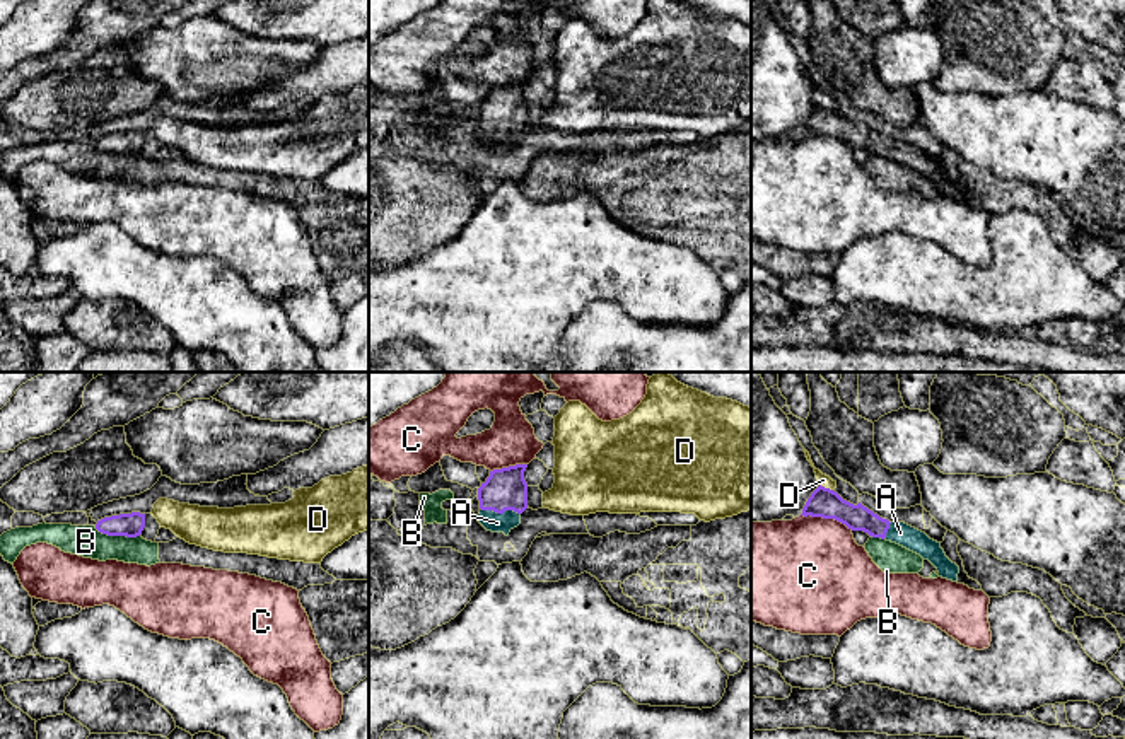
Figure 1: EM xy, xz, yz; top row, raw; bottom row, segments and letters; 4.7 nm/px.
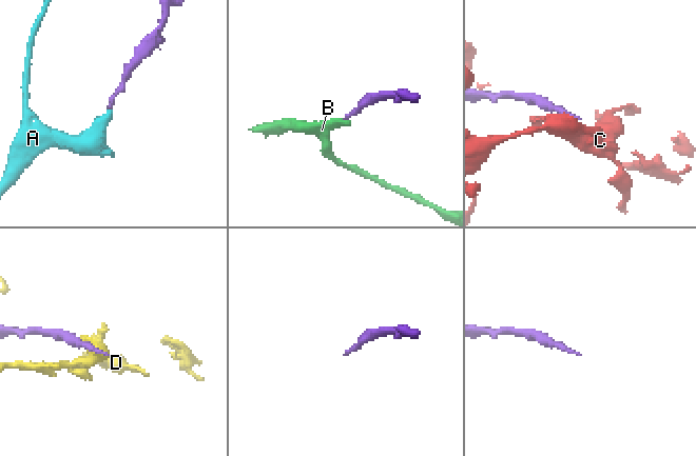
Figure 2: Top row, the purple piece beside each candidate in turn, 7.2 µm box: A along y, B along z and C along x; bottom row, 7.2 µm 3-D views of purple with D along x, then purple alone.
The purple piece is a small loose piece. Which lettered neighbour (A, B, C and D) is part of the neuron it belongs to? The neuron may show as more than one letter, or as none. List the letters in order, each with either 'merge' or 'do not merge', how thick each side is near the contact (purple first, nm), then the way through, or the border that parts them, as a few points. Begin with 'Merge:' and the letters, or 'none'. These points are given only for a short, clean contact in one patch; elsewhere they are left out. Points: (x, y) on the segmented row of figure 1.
Merge: A
A: merge; 200 nm thick on the purple side, 100 nm on the other; runs through xz (506, 488), (501, 512), (497, 523)
B: do not merge; 110 nm thick on the purple side, 150 nm on the other; border along xy (94, 526), (108, 535), (139, 536)
C: do not merge; 140 nm thick on the purple side, 480 nm on the other; border along yz (801, 514), (837, 519), (852, 529)
D: do not merge; 140 nm thick on the purple side, 60 nm on the other

